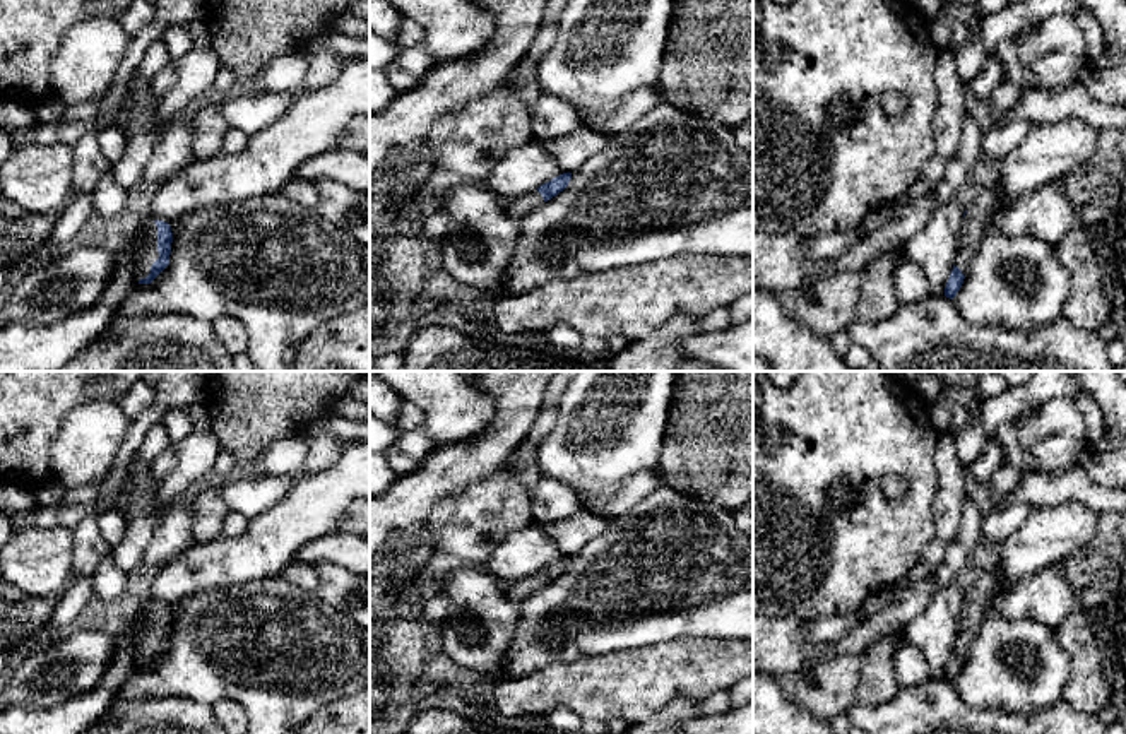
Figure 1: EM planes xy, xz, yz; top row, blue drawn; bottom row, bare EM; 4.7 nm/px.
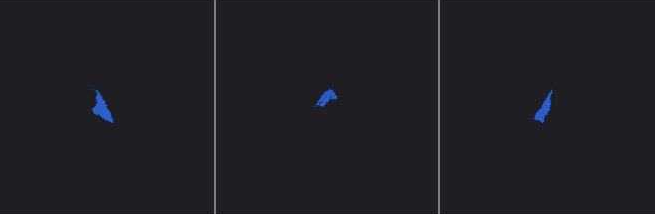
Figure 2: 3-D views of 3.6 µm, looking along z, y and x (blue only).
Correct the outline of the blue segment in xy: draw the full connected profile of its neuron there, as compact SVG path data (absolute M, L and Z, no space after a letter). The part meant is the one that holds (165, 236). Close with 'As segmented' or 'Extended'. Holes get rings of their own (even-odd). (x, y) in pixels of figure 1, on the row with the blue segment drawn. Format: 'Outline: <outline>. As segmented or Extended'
Outline: M144 221L139 231L145 245L135 255L133 275L139 284L151 284L169 265L173 233L164 221Z. Extended

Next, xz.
Outline: M563 173L551 181L541 185L537 190L522 195L515 200L505 202L505 210L513 217L513 219L522 219L527 212L534 210L539 207L542 202L551 200L556 197L560 192L563 192L572 180L572 173Z. Extended

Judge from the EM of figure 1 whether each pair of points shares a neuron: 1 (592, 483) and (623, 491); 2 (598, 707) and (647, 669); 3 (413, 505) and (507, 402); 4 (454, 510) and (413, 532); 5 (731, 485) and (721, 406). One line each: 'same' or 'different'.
1: different
2: same
3: same
4: different
5: same

